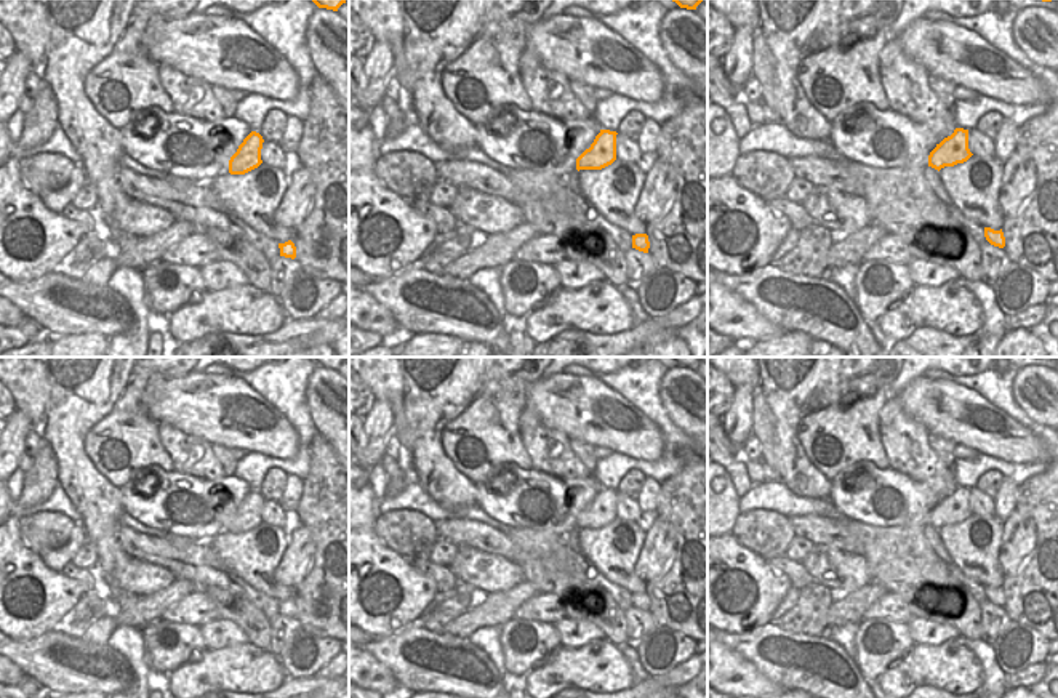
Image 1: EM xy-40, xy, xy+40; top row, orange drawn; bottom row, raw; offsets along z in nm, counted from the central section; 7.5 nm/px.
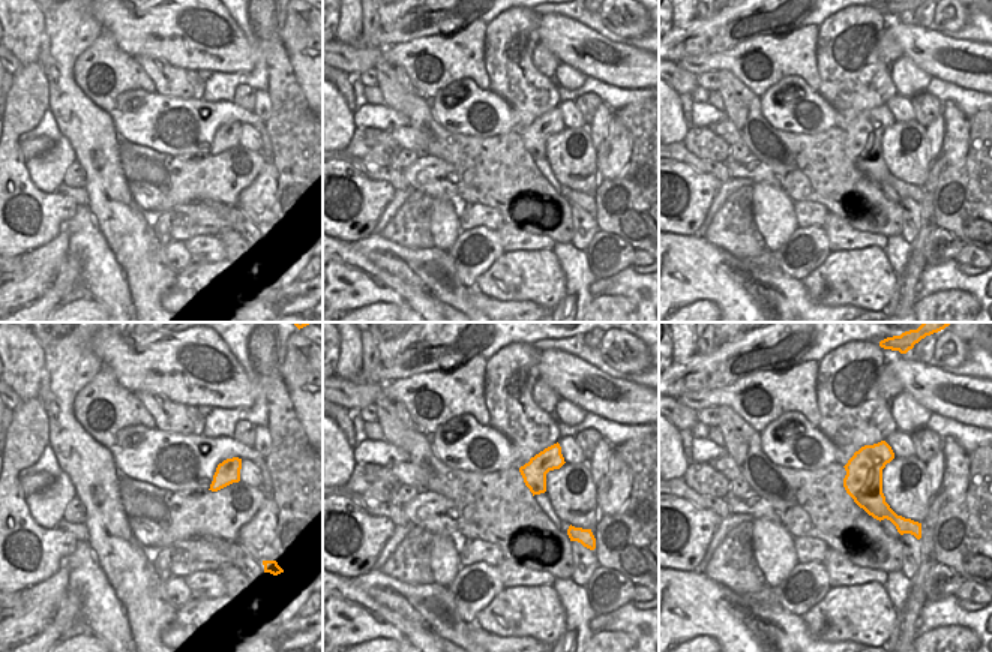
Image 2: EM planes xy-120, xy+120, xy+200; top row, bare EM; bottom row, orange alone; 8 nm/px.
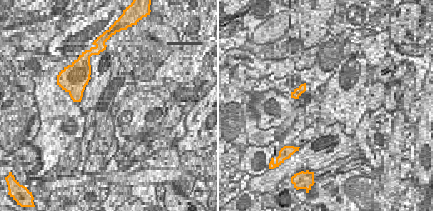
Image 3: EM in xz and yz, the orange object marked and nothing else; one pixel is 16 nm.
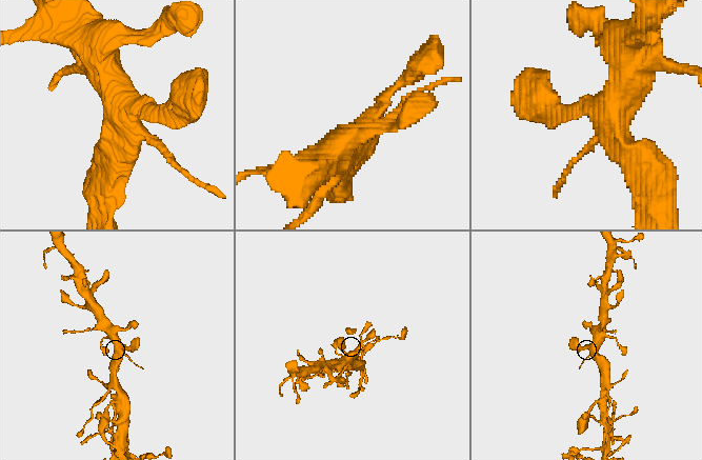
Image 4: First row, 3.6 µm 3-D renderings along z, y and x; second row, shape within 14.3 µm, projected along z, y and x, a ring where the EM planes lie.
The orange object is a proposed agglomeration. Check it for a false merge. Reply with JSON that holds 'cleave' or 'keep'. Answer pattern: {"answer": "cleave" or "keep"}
{"answer": "keep"}

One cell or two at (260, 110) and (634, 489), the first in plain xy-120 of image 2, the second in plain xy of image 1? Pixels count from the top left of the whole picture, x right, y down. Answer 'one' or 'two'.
two

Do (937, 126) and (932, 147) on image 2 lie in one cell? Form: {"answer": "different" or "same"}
{"answer": "same"}

